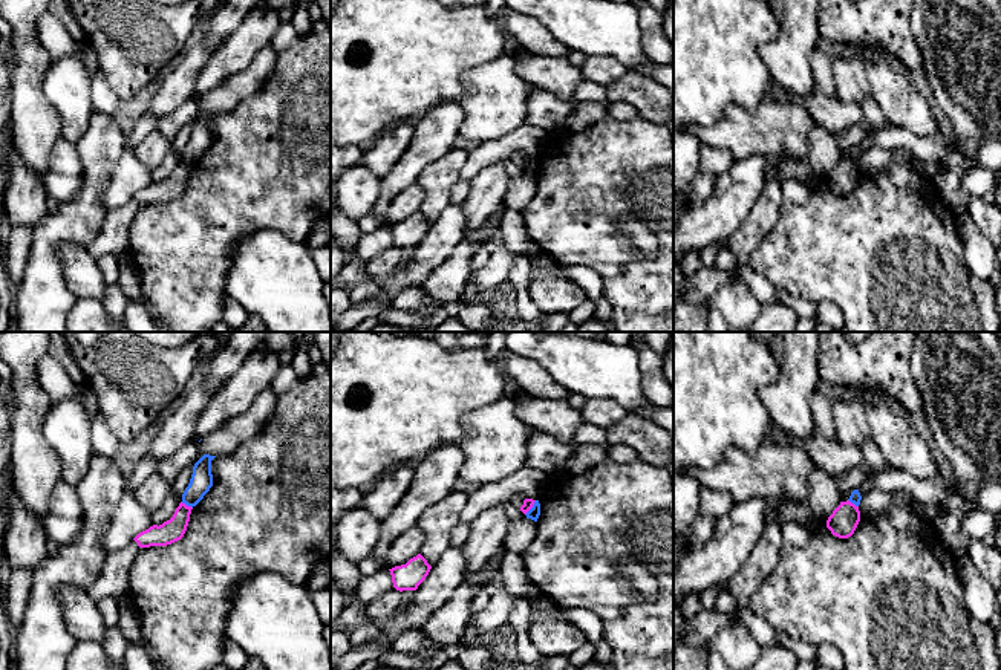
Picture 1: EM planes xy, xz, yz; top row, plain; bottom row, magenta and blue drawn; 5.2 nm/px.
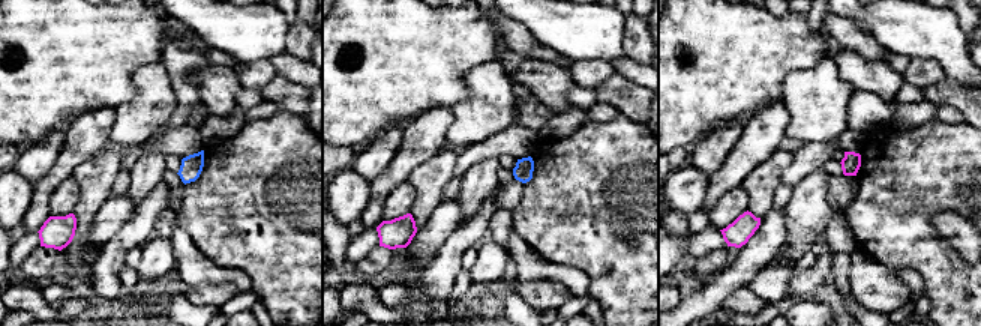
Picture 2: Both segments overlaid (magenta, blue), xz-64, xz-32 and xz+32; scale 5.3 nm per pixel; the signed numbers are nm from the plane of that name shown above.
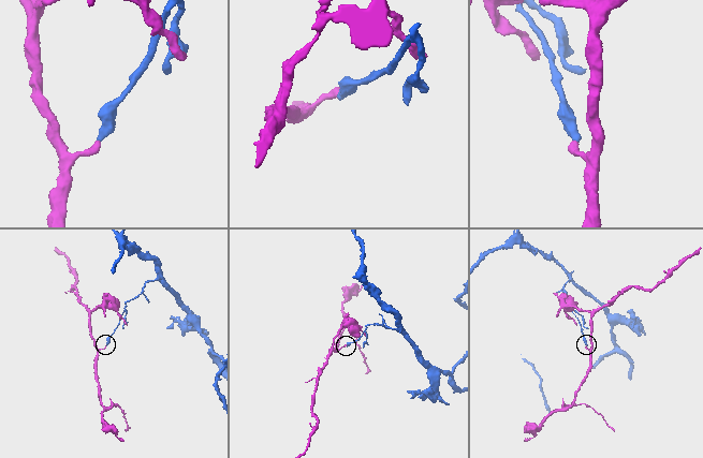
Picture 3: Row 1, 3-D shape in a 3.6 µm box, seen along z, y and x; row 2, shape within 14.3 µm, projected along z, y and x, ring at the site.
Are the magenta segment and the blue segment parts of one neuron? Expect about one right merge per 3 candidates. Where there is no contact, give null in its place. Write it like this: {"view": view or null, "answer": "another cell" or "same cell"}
{"view": "xz", "answer": "another cell"}

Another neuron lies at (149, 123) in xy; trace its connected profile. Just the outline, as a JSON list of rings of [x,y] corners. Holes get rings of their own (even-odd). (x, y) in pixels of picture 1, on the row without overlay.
[[[148,112],[136,122],[133,132],[126,138],[126,148],[135,148],[150,132],[156,130],[159,119]]]

